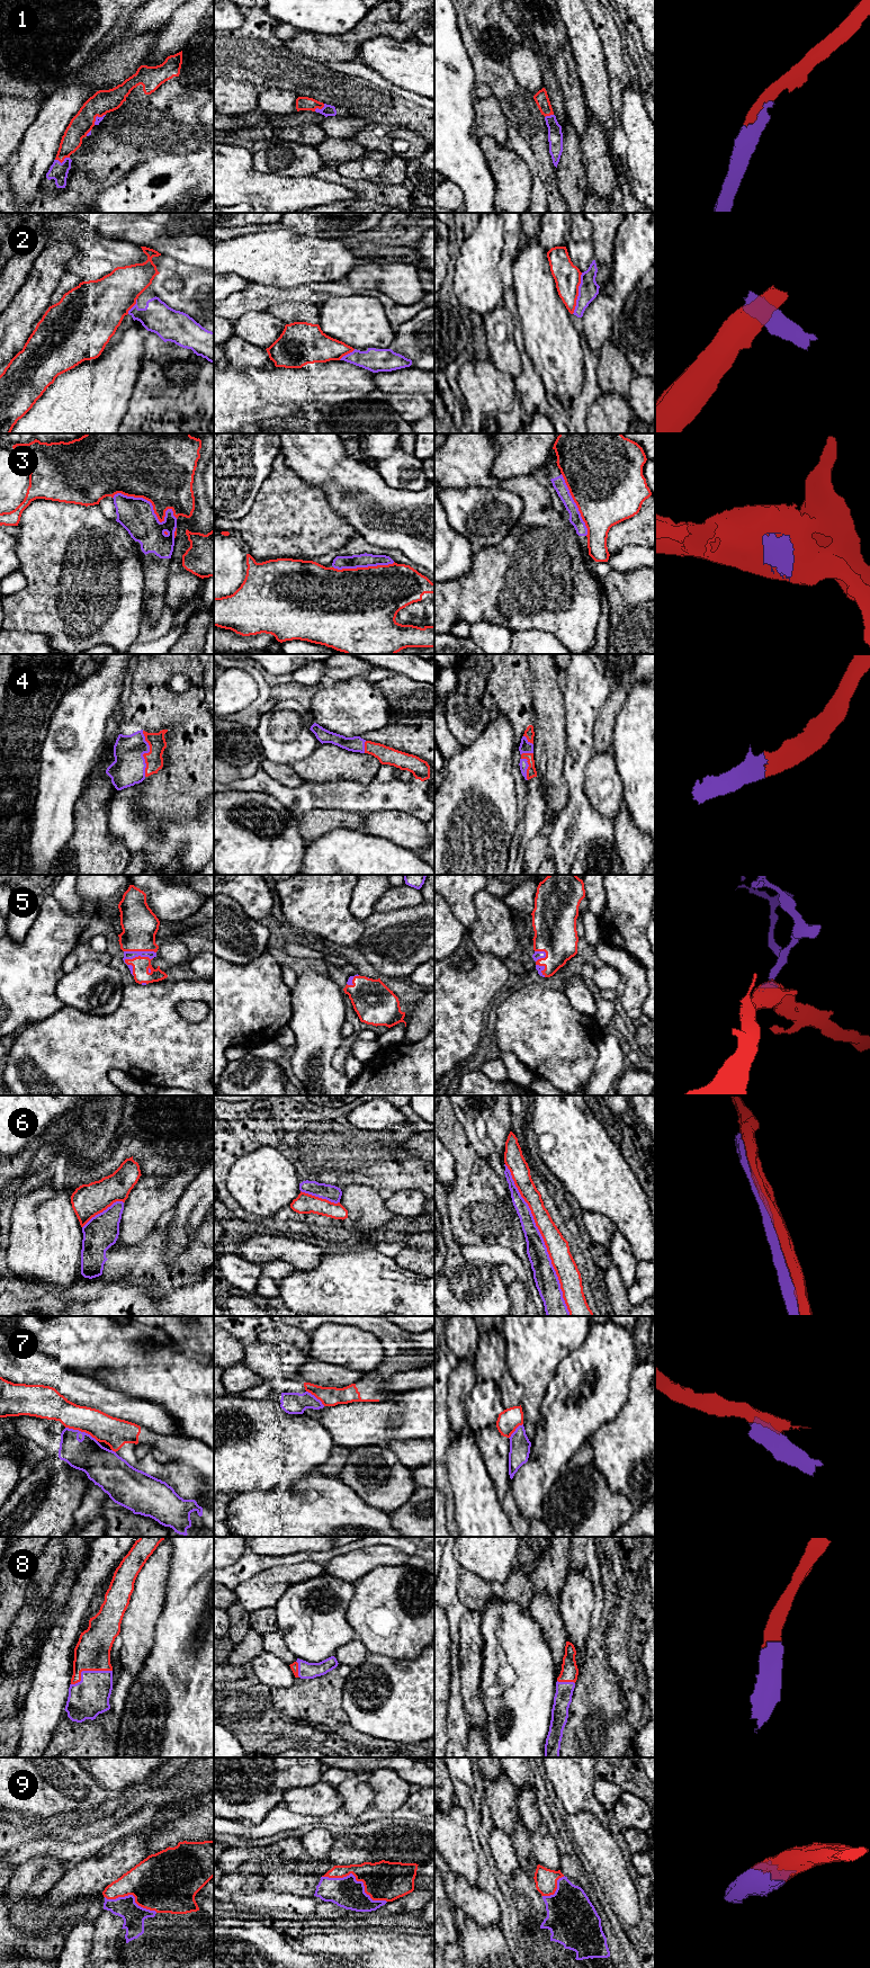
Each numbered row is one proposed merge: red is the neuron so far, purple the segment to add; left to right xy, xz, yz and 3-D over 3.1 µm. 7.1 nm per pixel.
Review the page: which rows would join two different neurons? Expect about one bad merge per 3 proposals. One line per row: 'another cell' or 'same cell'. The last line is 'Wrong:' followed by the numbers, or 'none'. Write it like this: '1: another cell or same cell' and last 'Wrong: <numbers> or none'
1: same cell
2: another cell
3: another cell
4: same cell
5: same cell
6: another cell
7: another cell
8: same cell
9: same cell
Wrong: 2, 3, 6, 7

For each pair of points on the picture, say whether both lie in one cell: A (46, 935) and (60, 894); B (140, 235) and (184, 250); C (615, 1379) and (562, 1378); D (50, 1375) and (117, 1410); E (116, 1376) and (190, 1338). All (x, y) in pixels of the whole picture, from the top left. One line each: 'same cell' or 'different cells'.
A: different cells
B: same cell
C: same cell
D: same cell
E: different cells

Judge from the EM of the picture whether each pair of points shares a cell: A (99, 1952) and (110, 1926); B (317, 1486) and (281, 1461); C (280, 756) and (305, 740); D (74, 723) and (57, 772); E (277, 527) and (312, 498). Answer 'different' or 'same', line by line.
A: same
B: different
C: same
D: same
E: same

